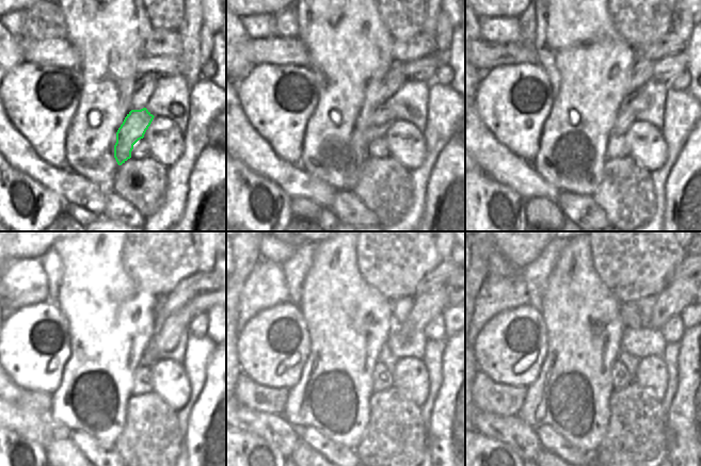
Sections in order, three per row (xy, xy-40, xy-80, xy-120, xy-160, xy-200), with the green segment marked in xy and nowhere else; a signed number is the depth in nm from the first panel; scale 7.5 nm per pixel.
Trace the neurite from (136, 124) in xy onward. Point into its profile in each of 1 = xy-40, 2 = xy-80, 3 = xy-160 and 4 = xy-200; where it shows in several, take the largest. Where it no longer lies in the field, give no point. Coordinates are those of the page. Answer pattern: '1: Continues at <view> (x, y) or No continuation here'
1: Continues at xy-40 (381, 118)
2: Continues at xy-80 (640, 100)
3: Continues at xy-160 (427, 306)
4: Continues at xy-200 (678, 294)

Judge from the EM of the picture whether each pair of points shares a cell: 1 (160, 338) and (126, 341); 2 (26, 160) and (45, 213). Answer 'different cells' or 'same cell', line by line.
1: different cells
2: different cells

